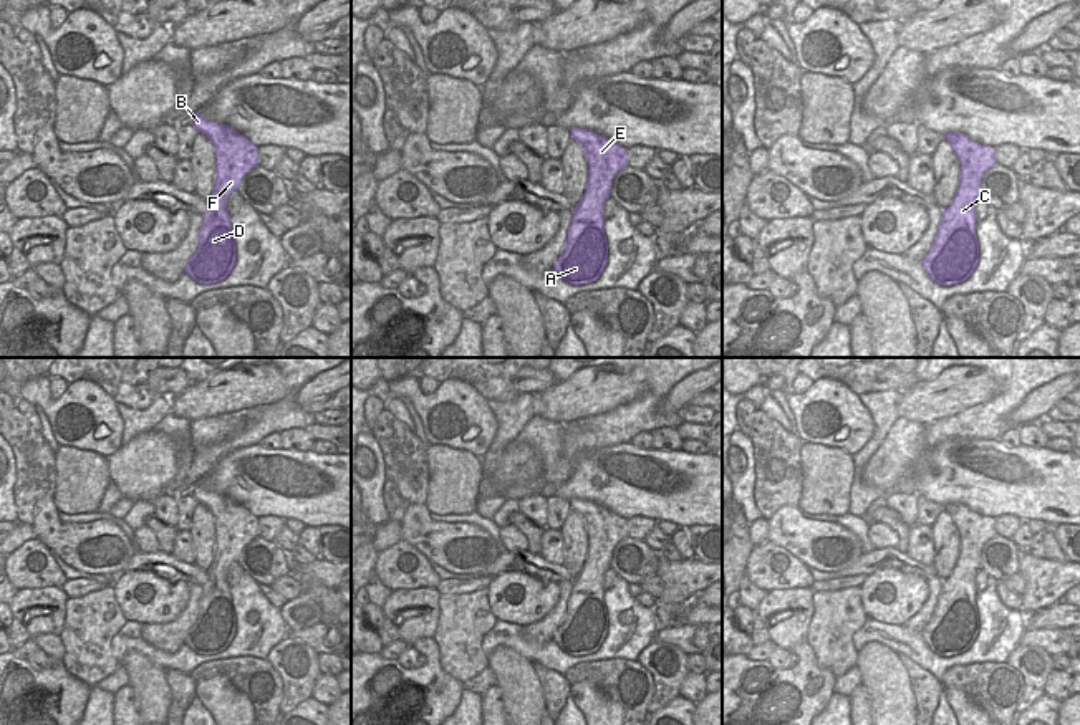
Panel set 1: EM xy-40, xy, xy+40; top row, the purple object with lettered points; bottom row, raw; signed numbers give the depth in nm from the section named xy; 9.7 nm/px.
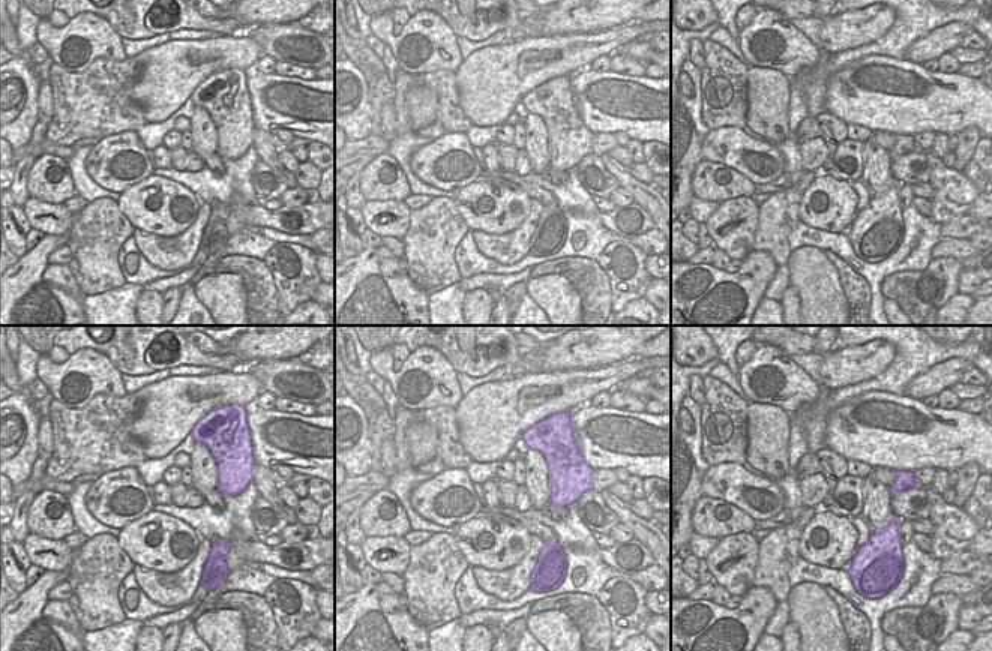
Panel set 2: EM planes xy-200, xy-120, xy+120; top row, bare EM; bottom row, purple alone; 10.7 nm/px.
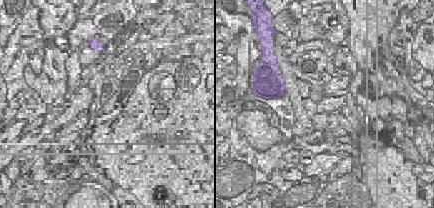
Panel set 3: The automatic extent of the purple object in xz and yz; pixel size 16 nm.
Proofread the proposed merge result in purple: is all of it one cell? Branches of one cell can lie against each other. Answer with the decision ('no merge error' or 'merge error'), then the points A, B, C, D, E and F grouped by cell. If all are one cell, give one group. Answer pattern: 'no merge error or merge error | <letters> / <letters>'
no merge error | A B C D E F

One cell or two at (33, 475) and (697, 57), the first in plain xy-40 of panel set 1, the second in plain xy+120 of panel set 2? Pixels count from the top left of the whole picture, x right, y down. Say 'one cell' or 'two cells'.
two cells

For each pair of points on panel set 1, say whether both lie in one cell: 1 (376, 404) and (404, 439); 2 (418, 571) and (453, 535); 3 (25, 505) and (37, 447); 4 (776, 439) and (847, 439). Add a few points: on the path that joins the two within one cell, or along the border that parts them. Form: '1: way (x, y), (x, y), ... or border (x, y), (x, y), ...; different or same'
1: border (385, 408), (370, 431); different
2: border (401, 538), (429, 560); different
3: way (27, 490), (35, 480), (35, 462); same
4: border (795, 434), (804, 441); different

